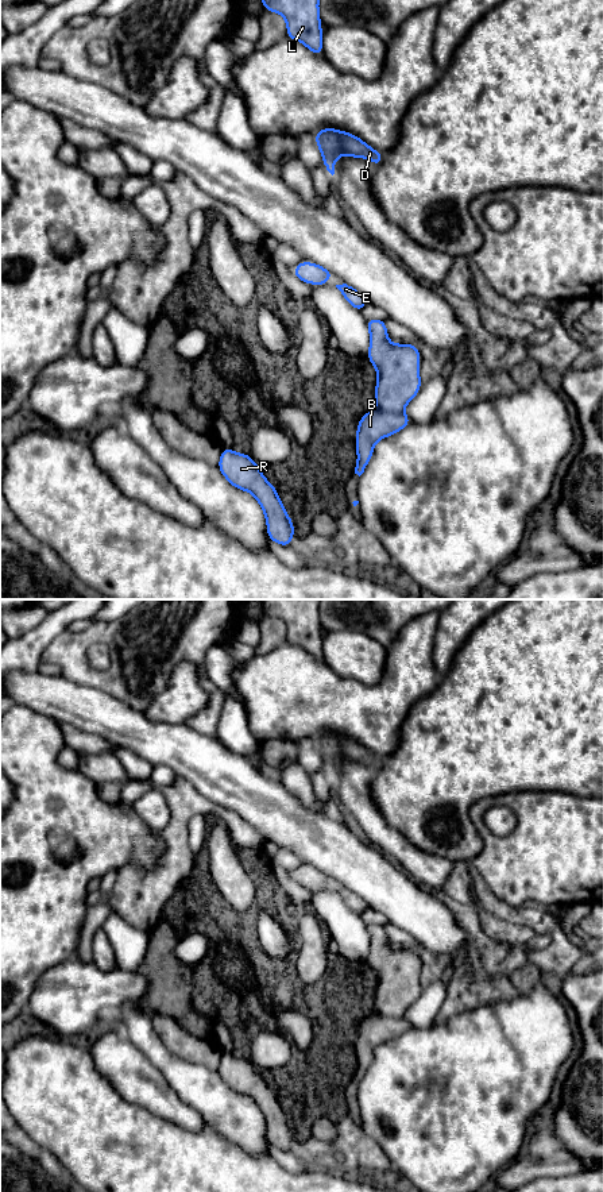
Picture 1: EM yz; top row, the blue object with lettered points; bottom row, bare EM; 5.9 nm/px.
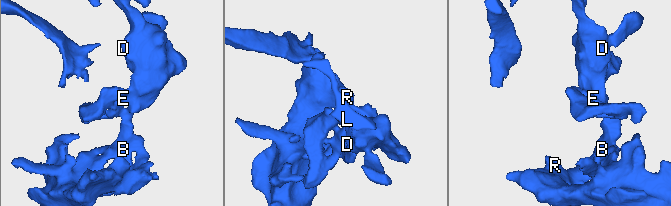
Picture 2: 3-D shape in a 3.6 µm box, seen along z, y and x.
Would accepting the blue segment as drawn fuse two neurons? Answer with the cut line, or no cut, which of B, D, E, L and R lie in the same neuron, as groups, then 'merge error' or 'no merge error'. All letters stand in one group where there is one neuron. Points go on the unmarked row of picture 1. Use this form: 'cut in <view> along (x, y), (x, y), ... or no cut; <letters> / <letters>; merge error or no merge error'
cut in yz along (377, 1013), (385, 1017), (402, 1017); B R / D E L; merge error

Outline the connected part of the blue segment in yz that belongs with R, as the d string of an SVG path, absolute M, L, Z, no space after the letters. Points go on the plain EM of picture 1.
M223 1053L219 1073L232 1091L250 1096L258 1104L266 1120L270 1145L290 1150L294 1141L293 1125L286 1119L275 1091L263 1081L251 1061Z

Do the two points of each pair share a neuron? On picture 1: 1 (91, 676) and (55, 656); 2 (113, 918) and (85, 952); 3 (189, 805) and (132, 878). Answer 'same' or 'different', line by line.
1: same
2: different
3: same

